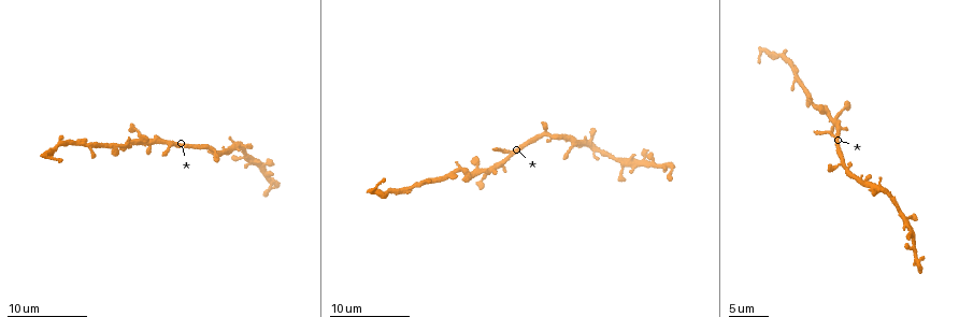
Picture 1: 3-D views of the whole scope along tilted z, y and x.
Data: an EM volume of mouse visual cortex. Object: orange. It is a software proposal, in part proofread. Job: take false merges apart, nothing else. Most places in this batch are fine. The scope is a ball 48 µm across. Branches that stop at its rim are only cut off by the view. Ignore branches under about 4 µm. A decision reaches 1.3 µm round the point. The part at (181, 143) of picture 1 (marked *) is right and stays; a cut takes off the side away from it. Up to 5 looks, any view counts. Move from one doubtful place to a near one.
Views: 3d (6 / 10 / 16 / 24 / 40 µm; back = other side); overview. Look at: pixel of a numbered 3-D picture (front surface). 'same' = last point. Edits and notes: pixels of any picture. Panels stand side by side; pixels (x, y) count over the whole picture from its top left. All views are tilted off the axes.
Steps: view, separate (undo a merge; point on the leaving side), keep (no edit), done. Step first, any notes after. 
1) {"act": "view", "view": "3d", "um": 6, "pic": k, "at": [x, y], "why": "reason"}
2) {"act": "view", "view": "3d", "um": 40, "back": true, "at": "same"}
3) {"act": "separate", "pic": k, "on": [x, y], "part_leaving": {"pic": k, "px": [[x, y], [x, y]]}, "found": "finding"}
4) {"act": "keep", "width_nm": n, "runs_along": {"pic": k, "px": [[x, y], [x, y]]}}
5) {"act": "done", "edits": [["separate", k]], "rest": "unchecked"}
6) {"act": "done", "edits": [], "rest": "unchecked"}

{"act": "view", "view": "3d", "um": 10, "pic": 1, "at": [834, 117], "why": "thin arm on a thick one"}

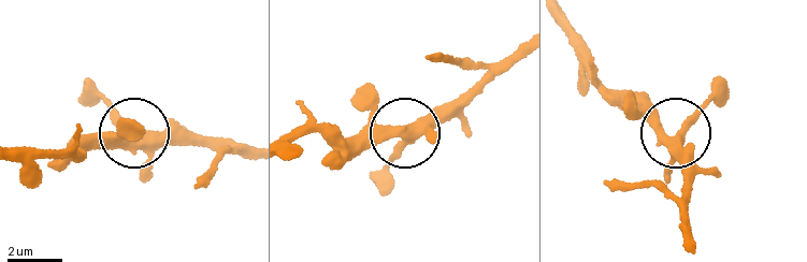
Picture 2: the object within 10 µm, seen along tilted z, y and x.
{"act": "view", "view": "3d", "um": 10, "back": true, "pic": 2, "at": [405, 135]}

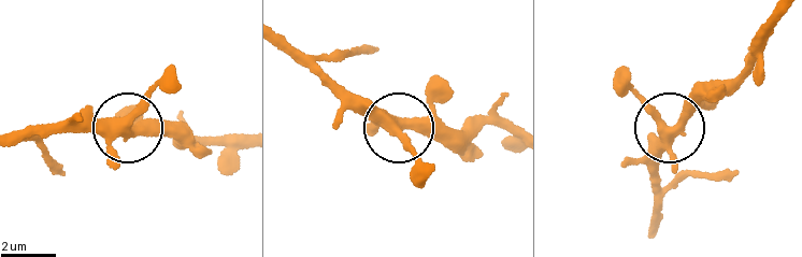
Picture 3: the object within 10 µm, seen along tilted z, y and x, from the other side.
{"act": "keep", "runs_along": {"pic": 3, "px": [[13, 137], [122, 131], [162, 73]]}, "found": "all the same neuron"}

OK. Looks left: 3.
{"act": "view", "view": "3d", "um": 10, "pic": 1, "at": [423, 181], "why": "three arms meet"}

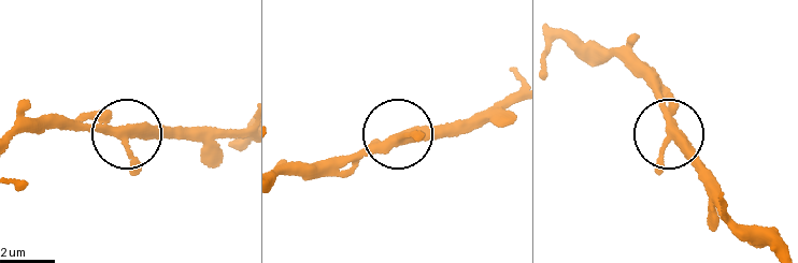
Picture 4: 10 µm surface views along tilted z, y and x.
{"act": "view", "view": "3d", "um": 6, "pic": 4, "at": [672, 136], "why": "zoom in"}

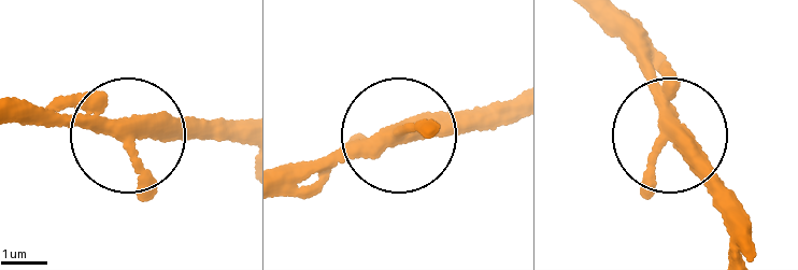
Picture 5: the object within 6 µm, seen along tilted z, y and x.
{"act": "keep", "arms": 3, "runs_along": {"pic": 5, "px": [[236, 131], [122, 136], [52, 122], [15, 98]]}, "found": "continuous, no second neuron"}

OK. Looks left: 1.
{"act": "done", "edits": [], "rest": "unchecked"}

